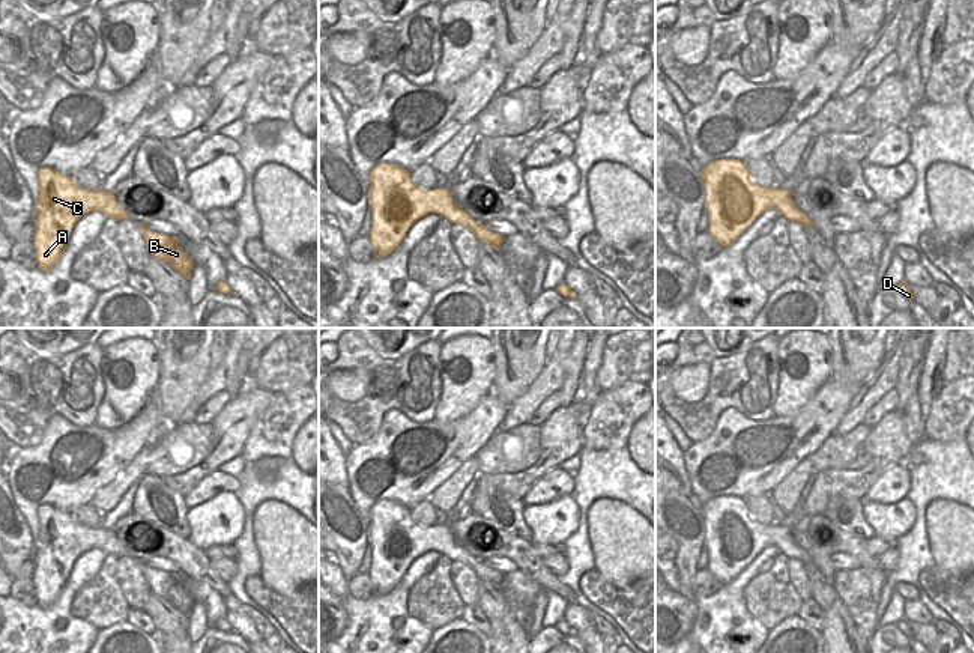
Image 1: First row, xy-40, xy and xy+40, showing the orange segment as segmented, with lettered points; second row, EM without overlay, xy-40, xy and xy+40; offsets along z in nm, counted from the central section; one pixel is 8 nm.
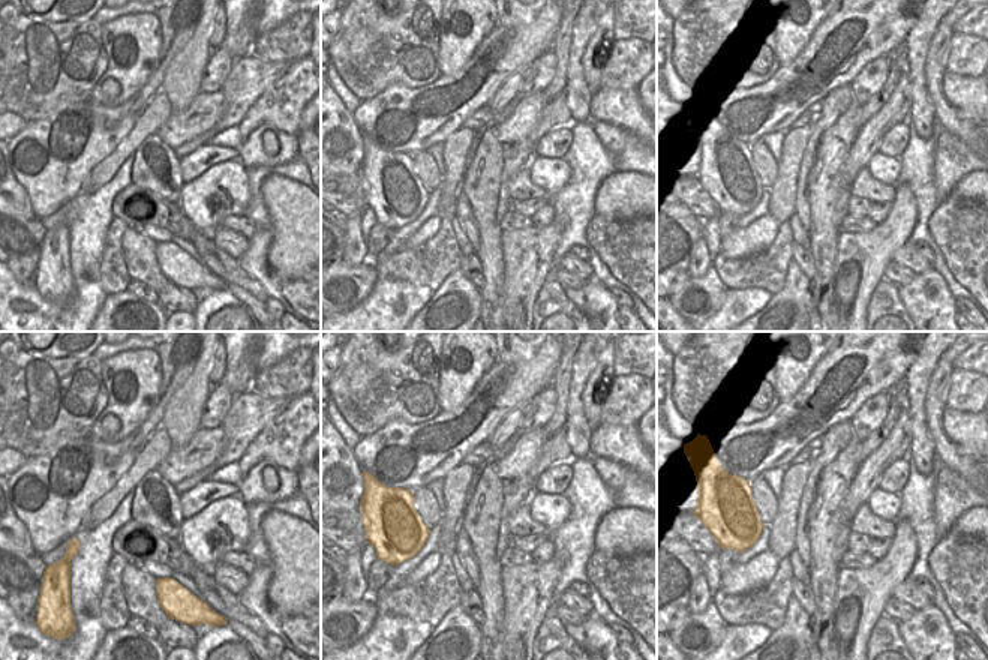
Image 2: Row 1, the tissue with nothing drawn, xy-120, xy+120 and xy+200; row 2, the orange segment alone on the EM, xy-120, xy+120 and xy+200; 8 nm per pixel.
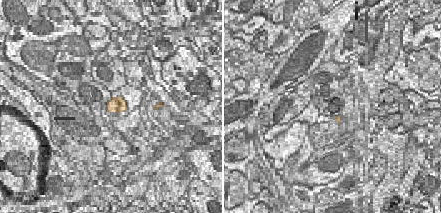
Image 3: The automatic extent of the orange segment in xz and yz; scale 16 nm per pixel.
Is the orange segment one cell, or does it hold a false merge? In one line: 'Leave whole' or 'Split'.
Leave whole

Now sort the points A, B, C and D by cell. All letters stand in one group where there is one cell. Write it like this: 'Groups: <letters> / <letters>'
Groups: A B C D

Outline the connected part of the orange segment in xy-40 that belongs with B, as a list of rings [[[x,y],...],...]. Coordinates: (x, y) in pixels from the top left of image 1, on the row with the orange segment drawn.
[[[138,224],[138,229],[149,247],[149,253],[167,262],[179,275],[188,278],[194,262],[192,259],[177,245],[176,238],[170,238],[164,233],[149,230],[144,224]]]

